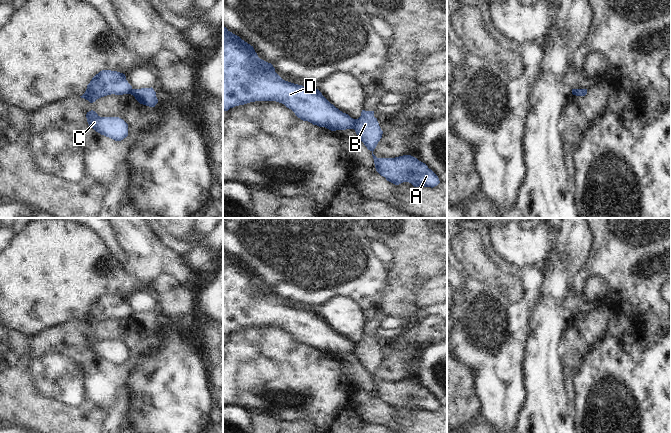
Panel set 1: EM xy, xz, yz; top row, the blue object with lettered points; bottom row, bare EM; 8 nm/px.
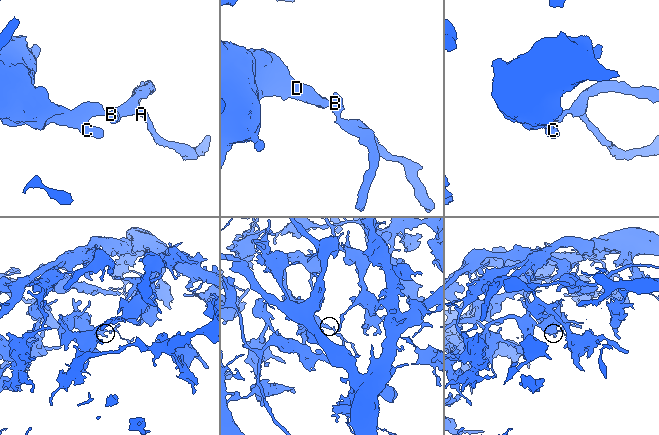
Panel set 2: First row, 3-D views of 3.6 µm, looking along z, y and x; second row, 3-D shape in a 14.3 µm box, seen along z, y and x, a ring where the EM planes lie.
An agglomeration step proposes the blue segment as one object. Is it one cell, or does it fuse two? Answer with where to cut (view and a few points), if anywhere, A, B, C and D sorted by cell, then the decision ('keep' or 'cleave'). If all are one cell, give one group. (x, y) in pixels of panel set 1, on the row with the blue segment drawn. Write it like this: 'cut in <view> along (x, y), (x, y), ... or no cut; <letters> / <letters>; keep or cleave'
cut in xz along (356, 119), (353, 128); A B / C D; cleave

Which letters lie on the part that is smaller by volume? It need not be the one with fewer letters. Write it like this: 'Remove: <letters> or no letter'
Remove: A, B

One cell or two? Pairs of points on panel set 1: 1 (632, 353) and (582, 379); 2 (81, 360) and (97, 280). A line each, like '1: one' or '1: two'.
1: one
2: two

